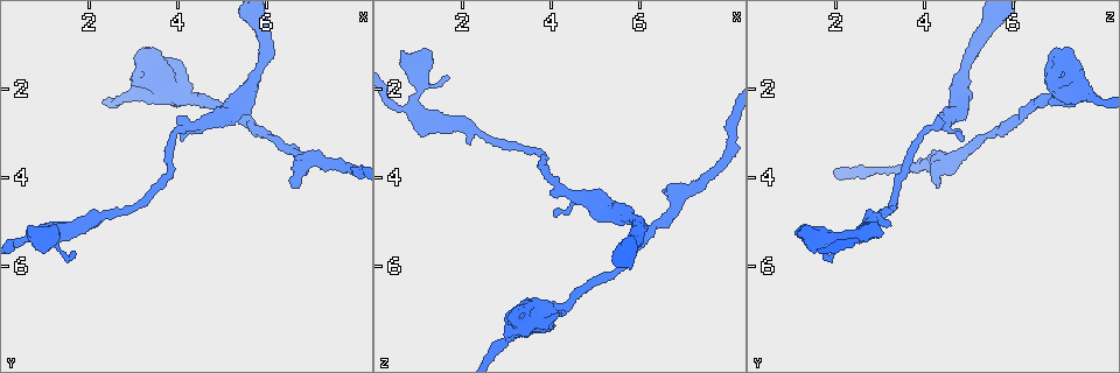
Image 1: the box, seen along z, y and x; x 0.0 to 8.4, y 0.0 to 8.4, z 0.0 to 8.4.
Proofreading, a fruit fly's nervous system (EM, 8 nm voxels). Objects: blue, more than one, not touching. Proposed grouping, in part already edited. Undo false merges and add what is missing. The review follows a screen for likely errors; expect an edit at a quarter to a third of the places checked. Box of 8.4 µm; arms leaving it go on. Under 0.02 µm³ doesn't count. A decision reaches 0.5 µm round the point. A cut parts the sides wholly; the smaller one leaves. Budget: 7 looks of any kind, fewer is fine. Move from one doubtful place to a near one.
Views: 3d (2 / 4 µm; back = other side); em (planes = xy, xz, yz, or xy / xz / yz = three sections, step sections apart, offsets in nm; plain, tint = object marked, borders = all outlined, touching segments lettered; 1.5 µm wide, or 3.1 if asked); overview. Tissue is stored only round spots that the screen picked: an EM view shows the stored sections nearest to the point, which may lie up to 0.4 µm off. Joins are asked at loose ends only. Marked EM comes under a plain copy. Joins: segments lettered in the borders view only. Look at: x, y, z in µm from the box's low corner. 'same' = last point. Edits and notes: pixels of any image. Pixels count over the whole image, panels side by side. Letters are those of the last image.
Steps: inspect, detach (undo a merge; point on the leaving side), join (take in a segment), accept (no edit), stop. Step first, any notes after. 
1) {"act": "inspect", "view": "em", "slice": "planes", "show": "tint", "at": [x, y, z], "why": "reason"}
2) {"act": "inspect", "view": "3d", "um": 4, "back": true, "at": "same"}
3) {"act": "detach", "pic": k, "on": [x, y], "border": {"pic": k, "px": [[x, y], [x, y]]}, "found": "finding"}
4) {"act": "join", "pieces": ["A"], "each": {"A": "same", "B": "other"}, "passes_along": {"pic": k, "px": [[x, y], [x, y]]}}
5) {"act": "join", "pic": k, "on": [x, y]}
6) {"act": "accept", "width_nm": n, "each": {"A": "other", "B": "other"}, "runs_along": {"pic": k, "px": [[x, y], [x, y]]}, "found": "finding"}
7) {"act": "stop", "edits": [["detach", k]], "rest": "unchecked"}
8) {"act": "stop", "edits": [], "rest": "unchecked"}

{"act": "inspect", "view": "3d", "um": 2, "at": [6.50, 4.20, 4.25], "why": "an open end"}

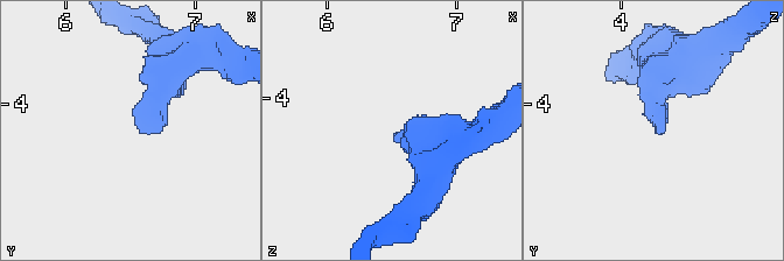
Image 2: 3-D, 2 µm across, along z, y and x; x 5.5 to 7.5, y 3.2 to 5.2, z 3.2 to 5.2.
{"act": "inspect", "view": "em", "slice": "xz", "step": 8, "show": "tint", "at": [6.56, 4.18, 4.28]}

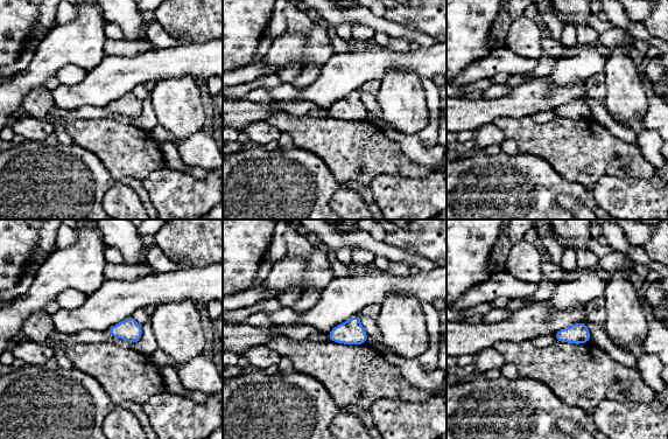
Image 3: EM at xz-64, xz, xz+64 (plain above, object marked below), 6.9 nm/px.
{"act": "inspect", "view": "em", "slice": "planes", "show": "borders", "at": "same", "why": "cut it another way"}

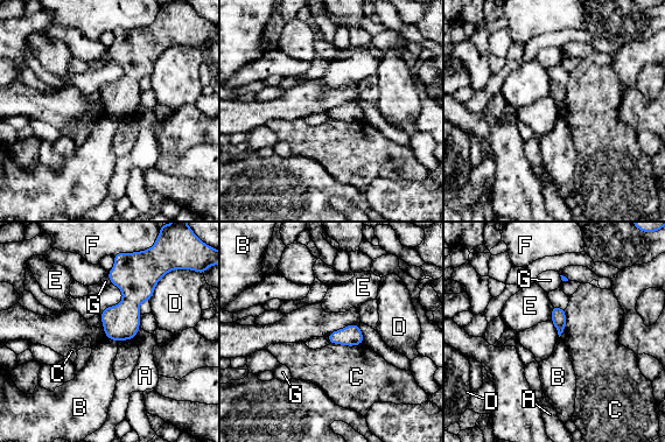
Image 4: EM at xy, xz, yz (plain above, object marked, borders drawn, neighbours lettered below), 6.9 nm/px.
{"act": "accept", "each": {"A": "other", "B": "other", "C": "other", "D": "other", "E": "other", "F": "other", "G": "other"}, "found": "no lettered segment goes on from it"}

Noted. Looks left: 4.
{"act": "inspect", "view": "3d", "um": 4, "at": [0.85, 5.25, 2.45], "why": "three arms meet"}

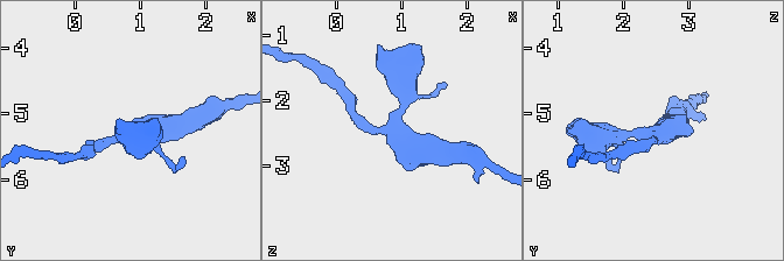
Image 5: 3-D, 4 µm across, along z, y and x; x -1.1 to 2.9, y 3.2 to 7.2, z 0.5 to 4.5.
{"act": "inspect", "view": "em", "slice": "planes", "show": "borders", "at": [0.90, 5.30, 2.45], "arms": 3, "arm_widths_nm": [180, 400, 400], "why": "now the EM"}

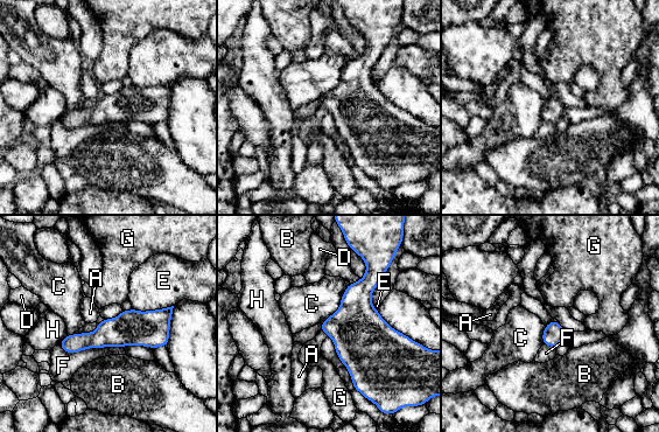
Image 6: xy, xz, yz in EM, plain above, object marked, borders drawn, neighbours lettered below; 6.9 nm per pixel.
{"act": "accept", "each": {"A": "other", "B": "other", "C": "other", "D": "other", "E": "other", "F": "other", "G": "other", "H": "other"}, "border": {"pic": 6, "px": [[173, 305], [145, 311], [132, 308]]}, "found": "all the same cell"}

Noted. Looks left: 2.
{"act": "inspect", "view": "em", "slice": "xz", "step": 4, "show": "borders", "at": [4.10, 3.15, 4.90], "why": "an open end"}

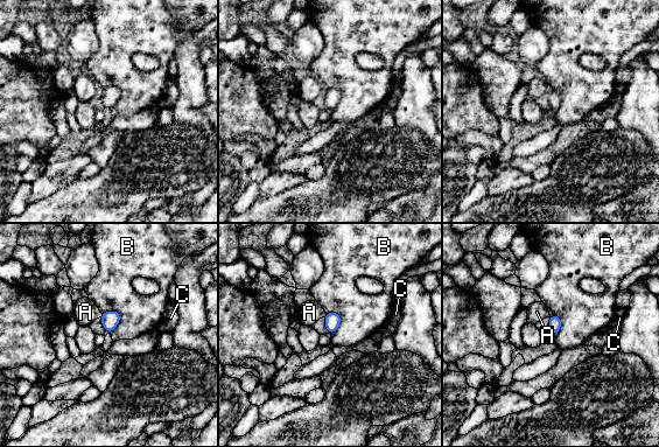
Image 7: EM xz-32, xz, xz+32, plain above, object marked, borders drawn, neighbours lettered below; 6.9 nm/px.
{"act": "accept", "width_nm": 90, "longest_contact_nm": ["B", 170], "each": {"A": "other", "B": "other", "C": "other"}, "found": "no lettered segment goes on from it"}

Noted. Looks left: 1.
{"act": "stop", "edits": [], "rest": "unchecked"}

